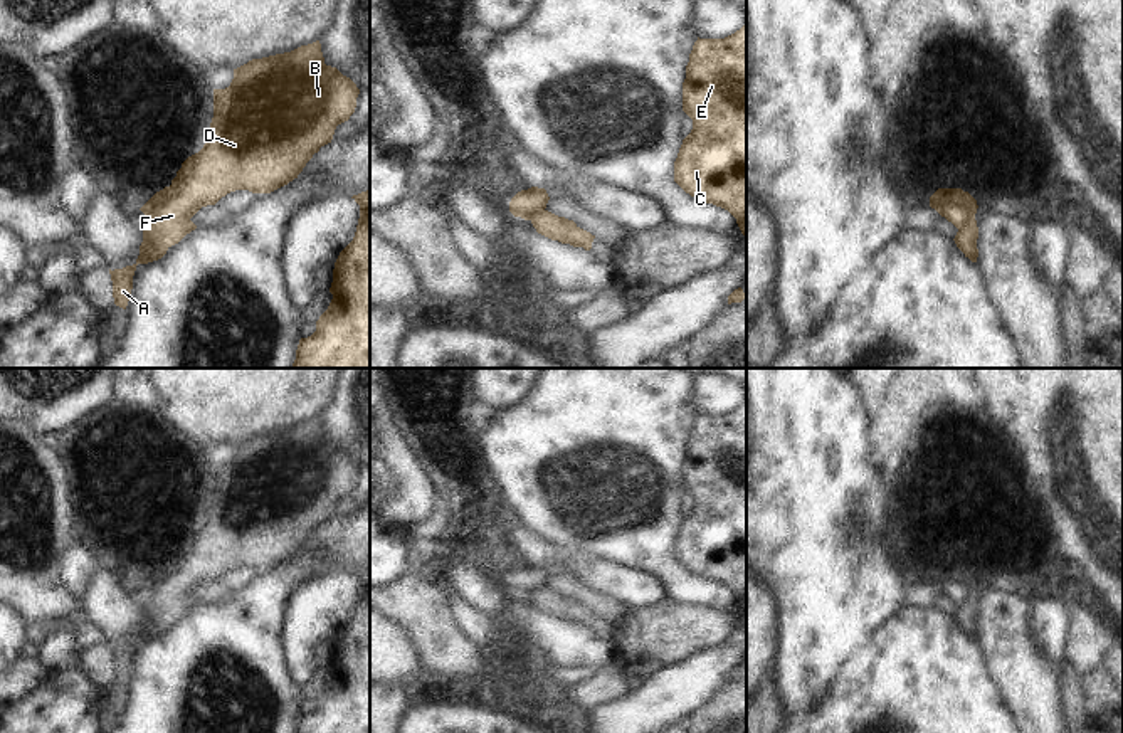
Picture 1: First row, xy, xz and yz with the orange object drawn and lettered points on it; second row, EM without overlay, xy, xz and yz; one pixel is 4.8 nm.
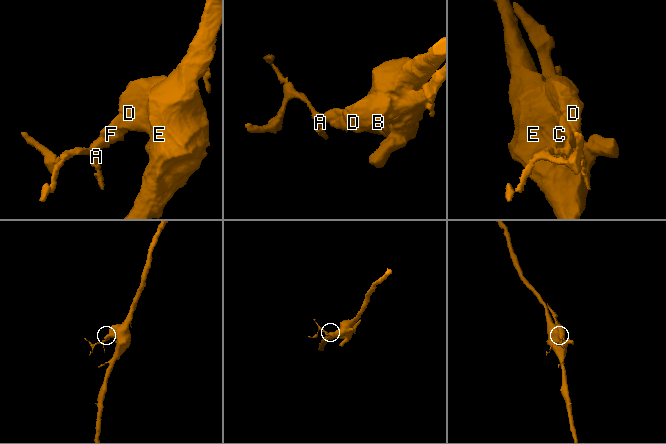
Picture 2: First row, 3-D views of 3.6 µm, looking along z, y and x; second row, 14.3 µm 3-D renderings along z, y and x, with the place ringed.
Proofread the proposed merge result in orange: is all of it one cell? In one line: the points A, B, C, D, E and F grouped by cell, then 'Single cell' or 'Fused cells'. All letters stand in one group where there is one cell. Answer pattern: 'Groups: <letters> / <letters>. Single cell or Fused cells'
Groups: A B D F / C E. Fused cells

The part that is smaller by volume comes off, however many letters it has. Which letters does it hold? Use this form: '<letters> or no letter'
A, B, D, F

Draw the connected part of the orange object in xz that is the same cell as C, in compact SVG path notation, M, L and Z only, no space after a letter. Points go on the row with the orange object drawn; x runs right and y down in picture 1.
M746 24L725 39L694 42L683 82L683 111L693 119L674 161L674 182L703 203L728 210L746 237Z

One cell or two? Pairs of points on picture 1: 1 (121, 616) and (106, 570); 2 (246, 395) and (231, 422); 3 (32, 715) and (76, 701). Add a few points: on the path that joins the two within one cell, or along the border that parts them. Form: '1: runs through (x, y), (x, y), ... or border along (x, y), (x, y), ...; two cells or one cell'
1: runs through (110, 604), (106, 582); one cell
2: runs through (239, 402), (231, 411), (231, 416); one cell
3: runs through (42, 715), (57, 715), (66, 706); one cell

